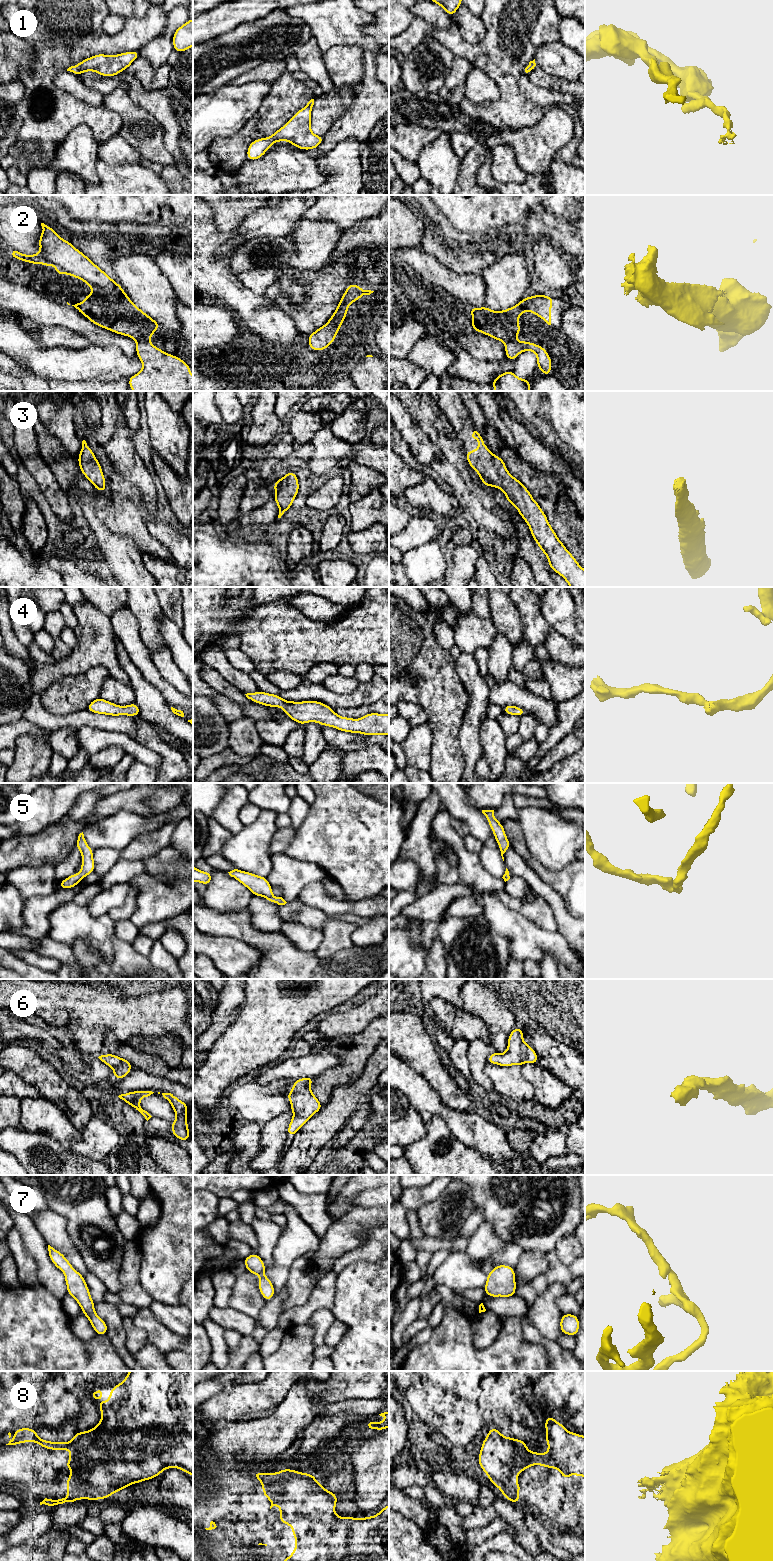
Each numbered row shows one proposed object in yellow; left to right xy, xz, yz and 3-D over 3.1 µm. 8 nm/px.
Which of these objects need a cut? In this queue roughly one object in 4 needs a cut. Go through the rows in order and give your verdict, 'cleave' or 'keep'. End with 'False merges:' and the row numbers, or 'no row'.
1: keep
2: cleave
3: keep
4: keep
5: keep
6: keep
7: keep
8: cleave
False merges: 2, 8

